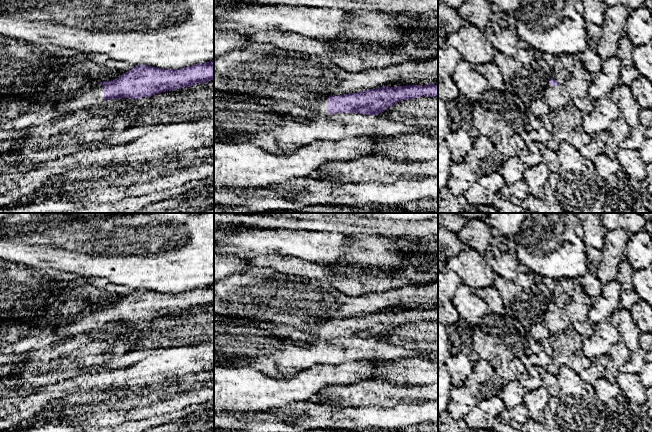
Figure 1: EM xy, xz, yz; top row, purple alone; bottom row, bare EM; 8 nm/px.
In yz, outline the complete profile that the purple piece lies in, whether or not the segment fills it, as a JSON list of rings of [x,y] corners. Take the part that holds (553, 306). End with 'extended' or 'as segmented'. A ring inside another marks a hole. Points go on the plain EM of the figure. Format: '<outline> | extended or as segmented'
[[[551,302],[543,314],[543,324],[551,334],[565,331],[571,326],[570,320],[563,309]]] | extended

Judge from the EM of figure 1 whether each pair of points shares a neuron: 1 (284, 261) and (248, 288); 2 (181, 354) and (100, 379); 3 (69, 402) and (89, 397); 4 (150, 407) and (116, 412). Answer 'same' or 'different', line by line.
1: different
2: same
3: same
4: same

